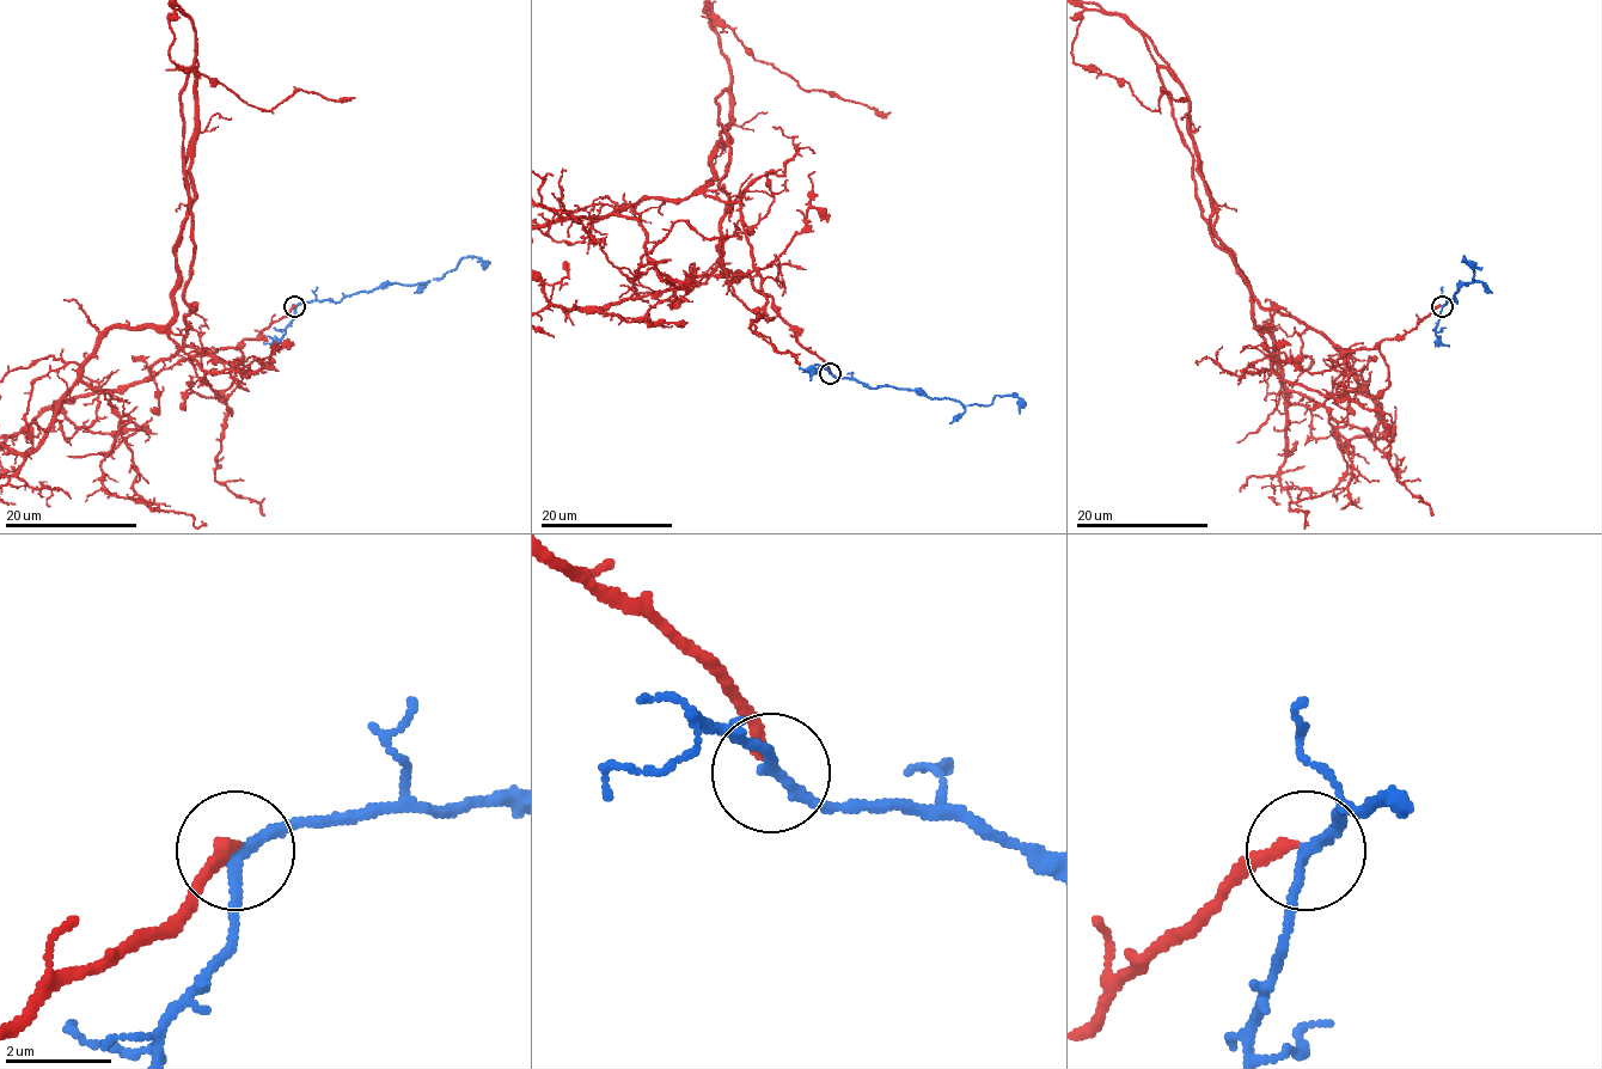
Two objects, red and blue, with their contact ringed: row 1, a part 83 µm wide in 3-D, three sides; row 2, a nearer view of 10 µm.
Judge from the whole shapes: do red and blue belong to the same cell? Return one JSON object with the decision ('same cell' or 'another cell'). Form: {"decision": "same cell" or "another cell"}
{"decision": "another cell"}

